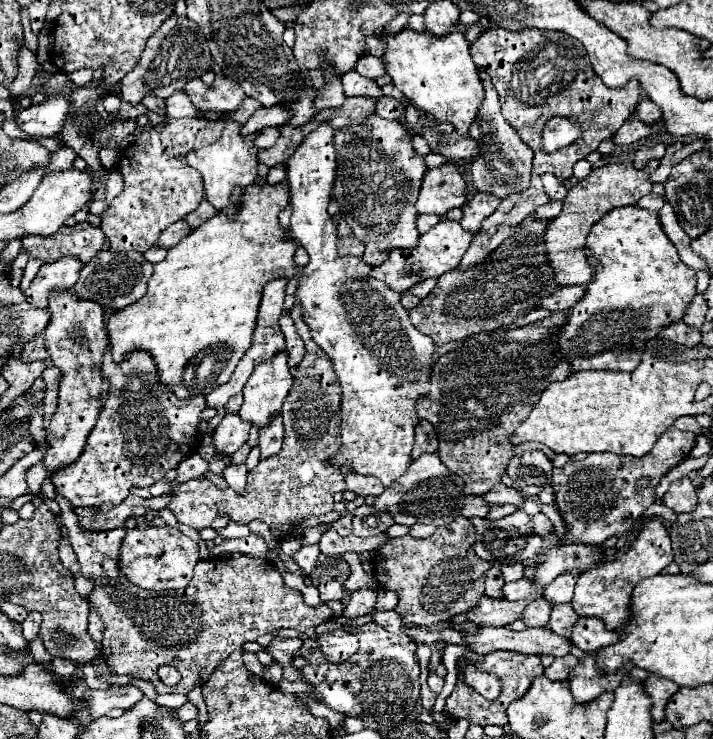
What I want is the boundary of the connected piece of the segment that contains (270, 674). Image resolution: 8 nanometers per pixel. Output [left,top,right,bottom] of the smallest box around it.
[262,664,282,684]

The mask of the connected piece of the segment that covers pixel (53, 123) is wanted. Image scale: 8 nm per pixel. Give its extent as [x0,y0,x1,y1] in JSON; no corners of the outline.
[18,96,70,136]

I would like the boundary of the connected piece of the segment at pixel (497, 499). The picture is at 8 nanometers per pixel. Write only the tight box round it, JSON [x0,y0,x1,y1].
[482,482,526,508]

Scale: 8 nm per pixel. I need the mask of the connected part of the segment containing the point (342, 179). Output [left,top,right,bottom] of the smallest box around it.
[332,114,428,266]

